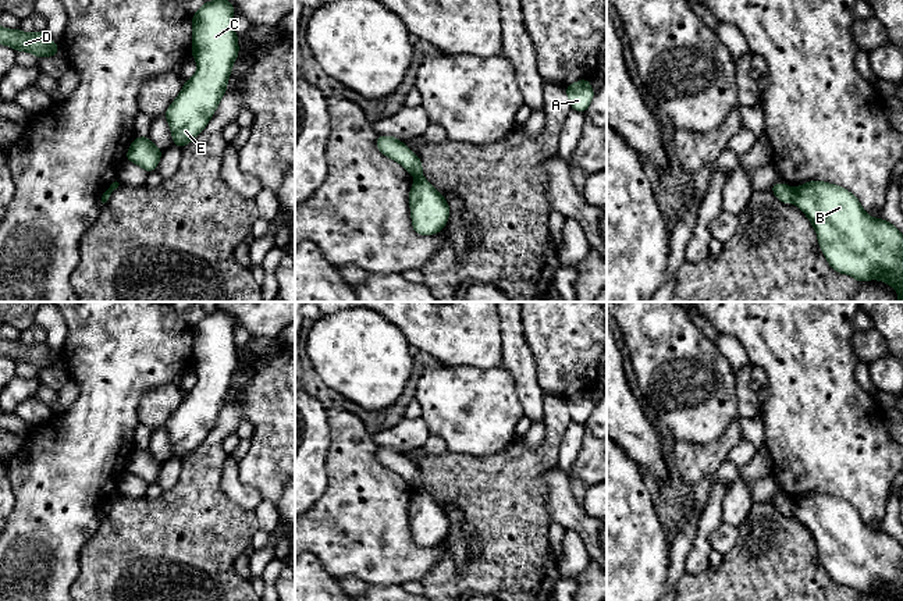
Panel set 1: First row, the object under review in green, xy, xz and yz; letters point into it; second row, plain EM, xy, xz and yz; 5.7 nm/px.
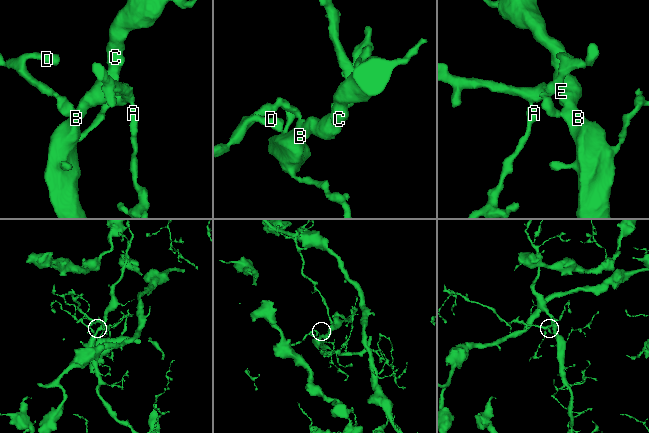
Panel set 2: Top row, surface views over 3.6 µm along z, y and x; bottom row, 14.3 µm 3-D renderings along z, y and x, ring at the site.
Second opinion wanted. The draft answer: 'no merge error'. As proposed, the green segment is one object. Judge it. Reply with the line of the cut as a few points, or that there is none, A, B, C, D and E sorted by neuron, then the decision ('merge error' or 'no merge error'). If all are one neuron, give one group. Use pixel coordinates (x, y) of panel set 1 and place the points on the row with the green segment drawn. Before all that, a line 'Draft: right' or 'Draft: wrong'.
Draft: wrong
cut yz (792, 191), (793, 201); groups A B C E / D; merge error

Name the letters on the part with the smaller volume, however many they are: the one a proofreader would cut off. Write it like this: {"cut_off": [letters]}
{"cut_off": ["D"]}

